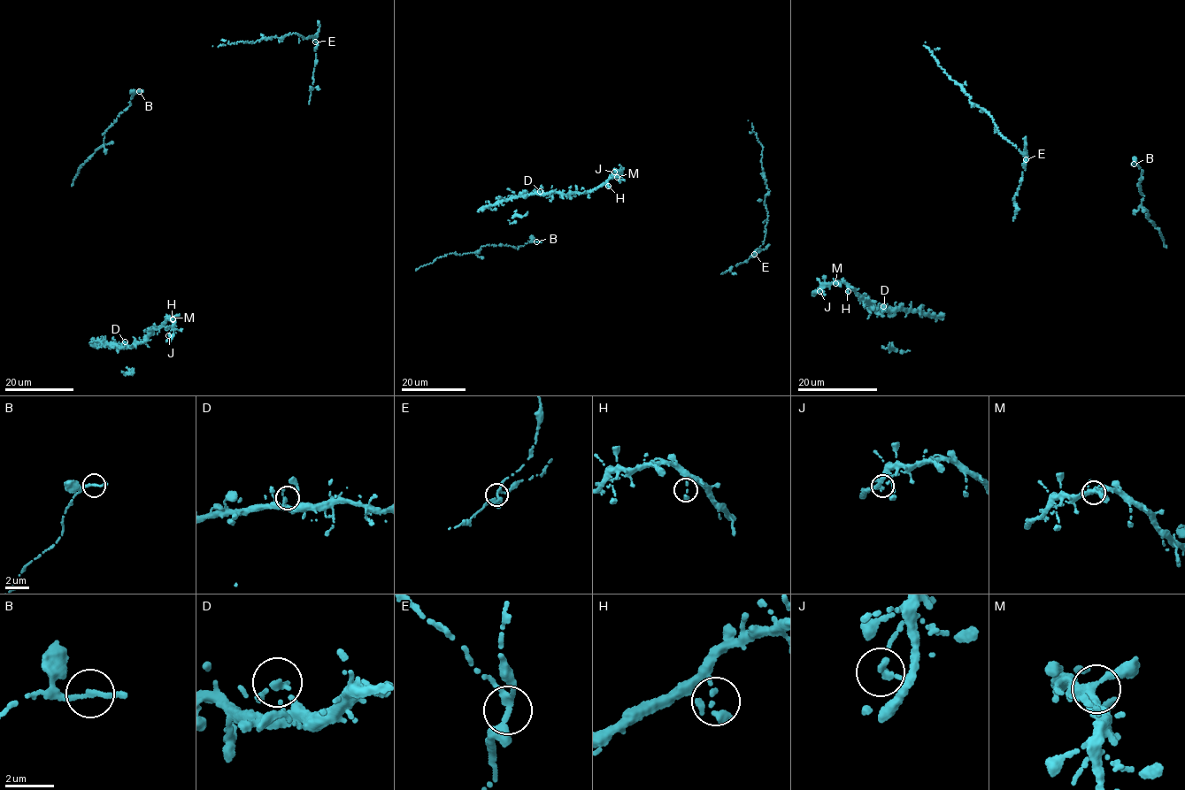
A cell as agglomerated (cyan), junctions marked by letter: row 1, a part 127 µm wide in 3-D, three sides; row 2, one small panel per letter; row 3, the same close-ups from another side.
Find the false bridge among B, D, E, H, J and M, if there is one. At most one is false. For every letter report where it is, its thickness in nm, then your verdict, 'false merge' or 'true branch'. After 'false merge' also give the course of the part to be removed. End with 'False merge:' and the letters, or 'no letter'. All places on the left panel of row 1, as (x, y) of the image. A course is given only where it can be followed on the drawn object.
B: (139, 91) | 240 nm | true branch
D: (125, 341) | 240 nm | true branch
E: (315, 42) | 240 nm | false merge | (315, 42), (316, 62), (309, 103)
H: (173, 319) | 200 nm | true branch
J: (168, 335) | 220 nm | true branch
M: (173, 318) | 320 nm | true branch
False merge: E

